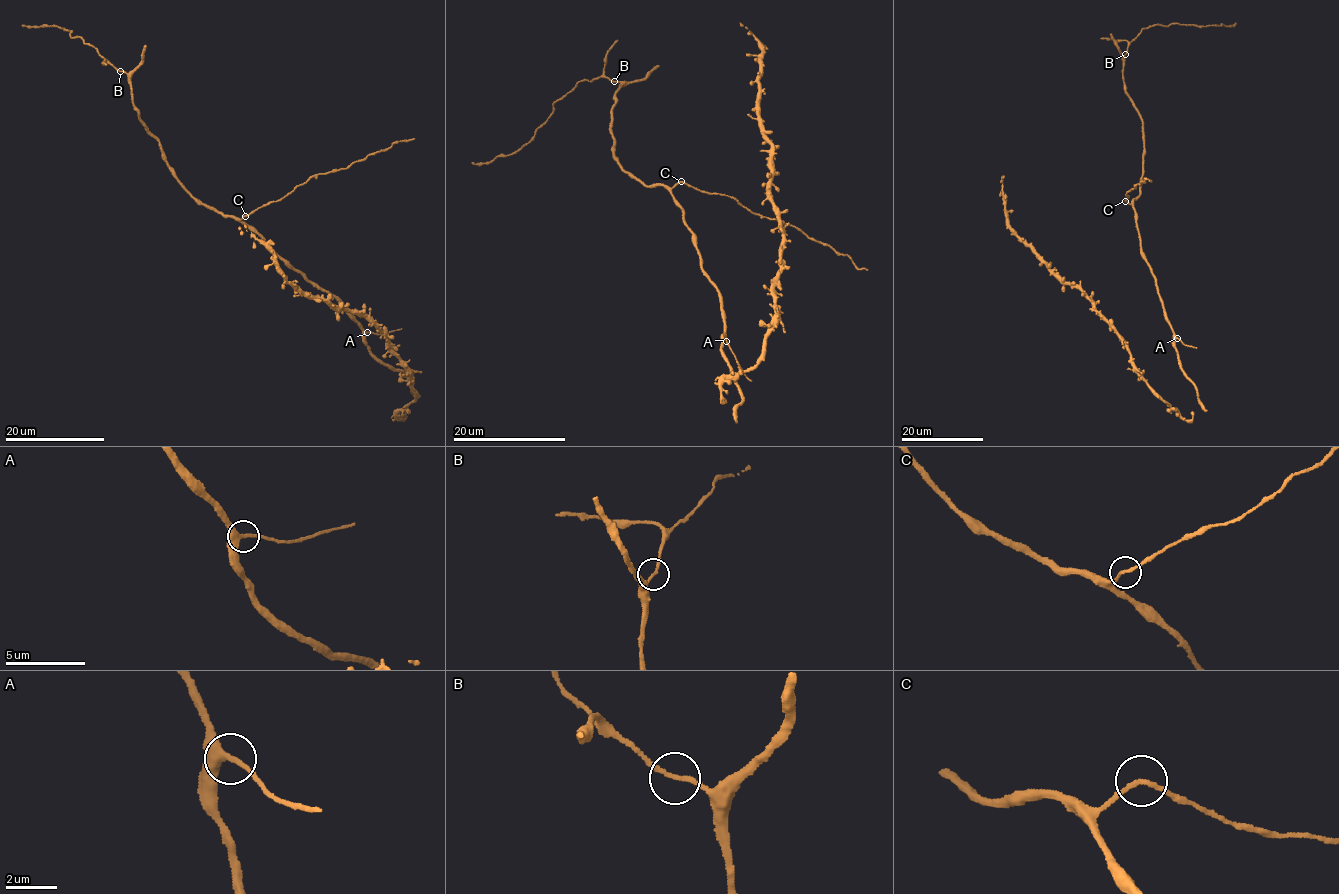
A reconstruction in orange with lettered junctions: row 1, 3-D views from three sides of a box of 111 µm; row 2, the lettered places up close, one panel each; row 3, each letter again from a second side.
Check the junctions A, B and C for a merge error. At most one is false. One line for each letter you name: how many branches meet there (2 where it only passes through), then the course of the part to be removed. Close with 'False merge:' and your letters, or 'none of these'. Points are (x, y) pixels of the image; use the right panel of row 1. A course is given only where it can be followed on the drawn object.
False merge: none of these

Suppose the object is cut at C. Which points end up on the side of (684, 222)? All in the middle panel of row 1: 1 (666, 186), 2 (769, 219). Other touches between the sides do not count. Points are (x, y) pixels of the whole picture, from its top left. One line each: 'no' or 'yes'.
1: yes
2: no

